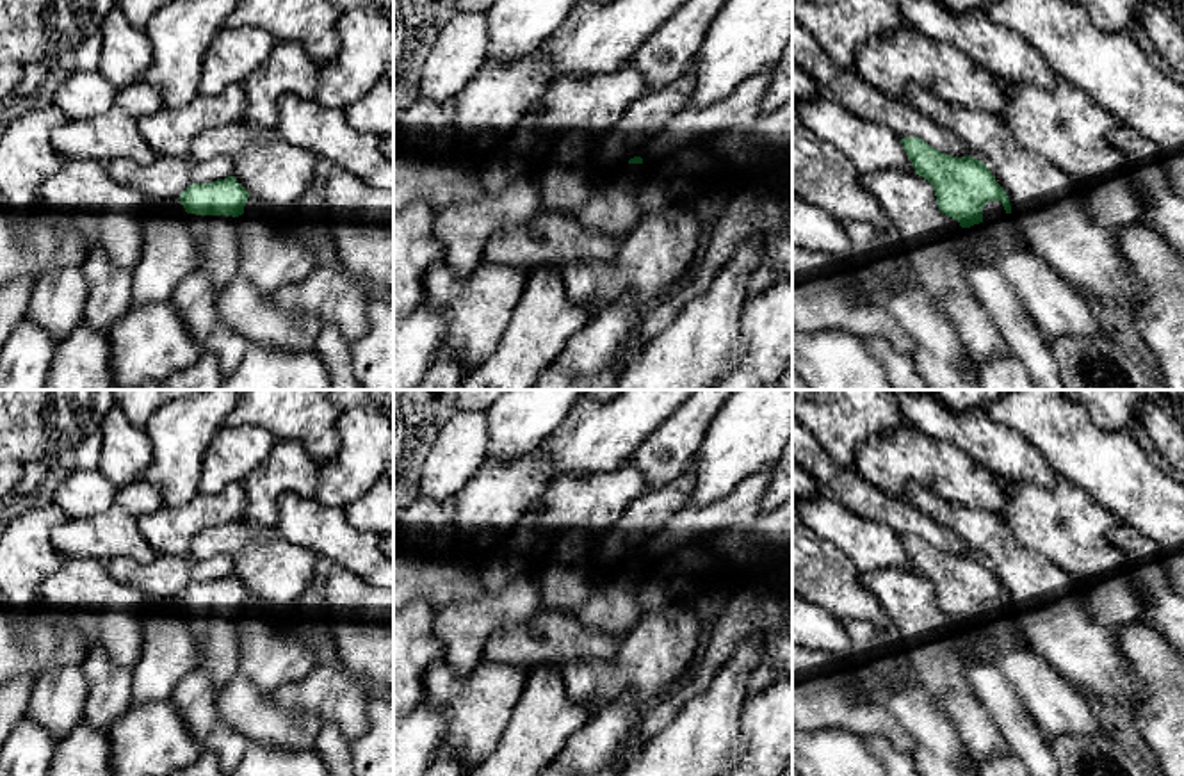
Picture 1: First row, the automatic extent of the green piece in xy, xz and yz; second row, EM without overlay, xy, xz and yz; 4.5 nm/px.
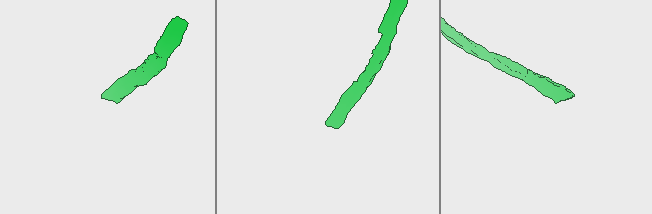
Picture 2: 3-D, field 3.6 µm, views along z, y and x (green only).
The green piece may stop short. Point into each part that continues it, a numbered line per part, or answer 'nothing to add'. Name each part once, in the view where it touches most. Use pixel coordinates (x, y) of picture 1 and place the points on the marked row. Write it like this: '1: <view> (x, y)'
1: xy (218, 235)

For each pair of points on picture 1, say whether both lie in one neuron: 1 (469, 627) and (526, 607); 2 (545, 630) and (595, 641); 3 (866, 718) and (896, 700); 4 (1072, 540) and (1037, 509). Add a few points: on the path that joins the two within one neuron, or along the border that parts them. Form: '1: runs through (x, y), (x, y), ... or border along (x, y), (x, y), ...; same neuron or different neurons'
1: runs through (483, 618), (511, 607); same neuron
2: runs through (558, 638), (583, 641); same neuron
3: border along (871, 700), (912, 737); different neurons
4: runs through (1063, 531), (1046, 518); same neuron

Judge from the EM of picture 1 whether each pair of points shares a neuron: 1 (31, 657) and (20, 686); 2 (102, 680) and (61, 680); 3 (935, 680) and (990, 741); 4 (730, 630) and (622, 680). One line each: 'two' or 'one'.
1: two
2: two
3: one
4: two

